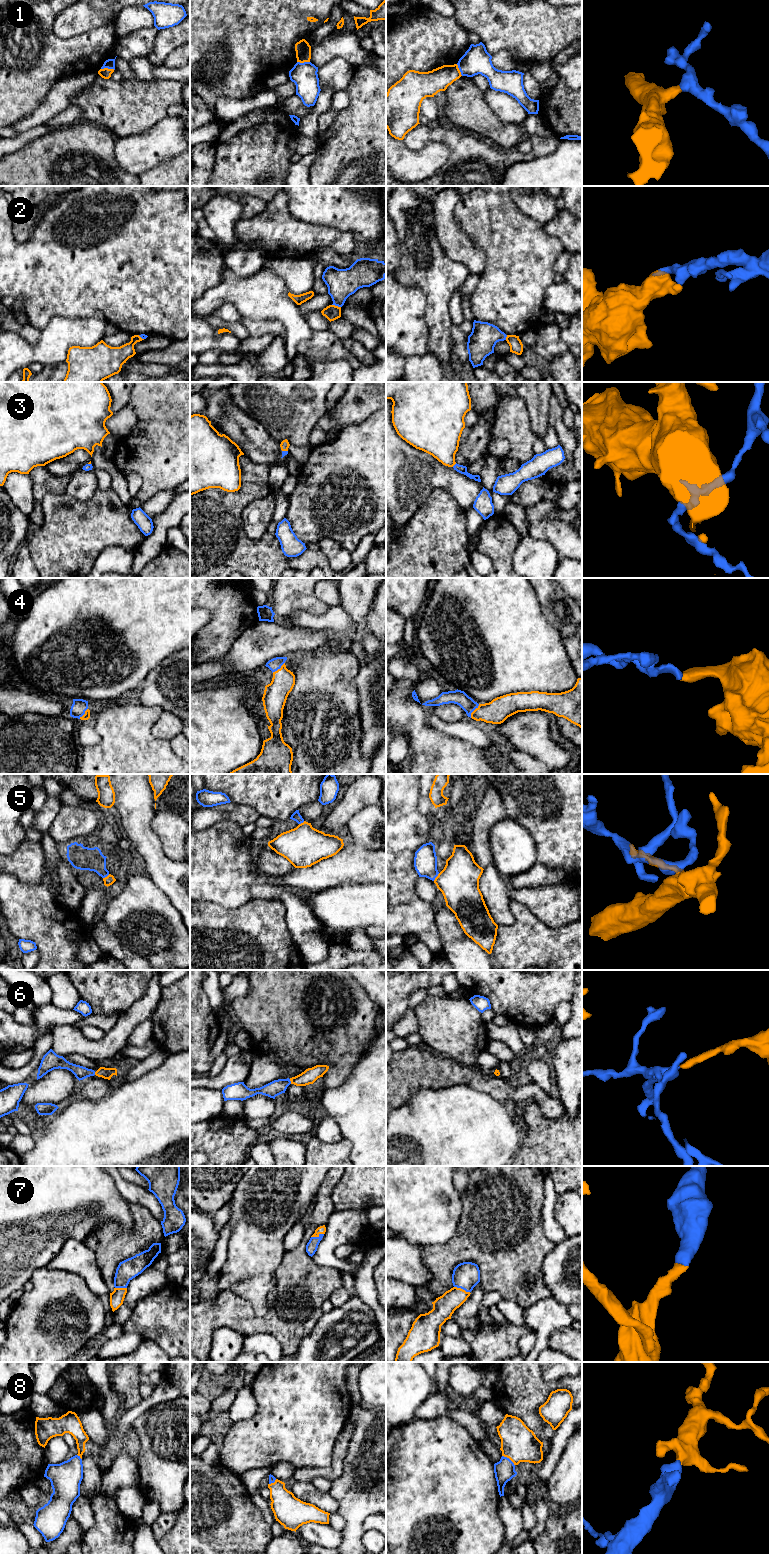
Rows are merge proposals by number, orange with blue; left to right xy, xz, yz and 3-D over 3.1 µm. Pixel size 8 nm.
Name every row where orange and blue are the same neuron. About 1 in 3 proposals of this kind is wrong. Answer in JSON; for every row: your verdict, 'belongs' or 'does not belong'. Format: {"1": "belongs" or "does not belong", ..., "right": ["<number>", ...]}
{"1": "does not belong", "2": "does not belong", "3": "belongs", "4": "belongs", "5": "belongs", "6": "belongs", "7": "belongs", "8": "belongs", "right": ["3", "4", "5", "6", "7", "8"]}

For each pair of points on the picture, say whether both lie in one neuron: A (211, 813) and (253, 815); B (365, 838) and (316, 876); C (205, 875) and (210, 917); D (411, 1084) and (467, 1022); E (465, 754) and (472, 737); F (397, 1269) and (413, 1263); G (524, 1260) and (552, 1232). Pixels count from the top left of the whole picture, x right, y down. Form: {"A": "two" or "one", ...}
{"A": "one", "B": "two", "C": "two", "D": "two", "E": "two", "F": "one", "G": "two"}

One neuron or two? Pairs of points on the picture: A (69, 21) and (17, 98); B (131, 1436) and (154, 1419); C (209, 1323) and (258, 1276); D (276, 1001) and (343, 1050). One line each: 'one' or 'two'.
A: two
B: two
C: two
D: one

